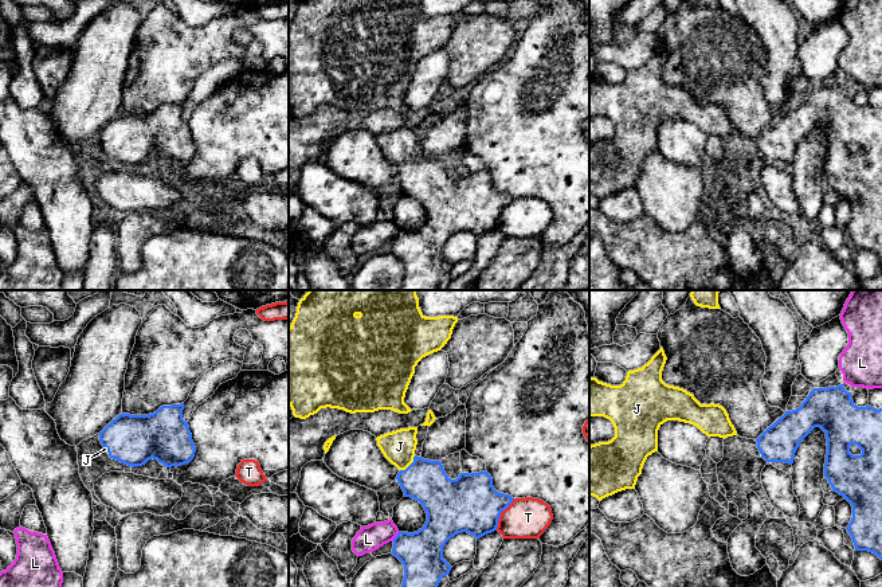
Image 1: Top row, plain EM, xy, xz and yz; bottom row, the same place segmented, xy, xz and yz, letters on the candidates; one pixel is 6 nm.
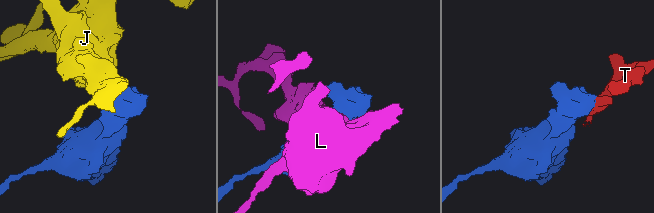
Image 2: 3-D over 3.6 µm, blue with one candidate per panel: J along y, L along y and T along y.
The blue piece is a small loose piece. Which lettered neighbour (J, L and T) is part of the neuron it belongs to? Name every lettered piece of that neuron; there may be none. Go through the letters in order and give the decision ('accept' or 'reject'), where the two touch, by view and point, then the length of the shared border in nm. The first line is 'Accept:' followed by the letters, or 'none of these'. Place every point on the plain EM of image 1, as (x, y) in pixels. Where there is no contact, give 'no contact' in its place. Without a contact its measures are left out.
Accept: J
J: accept; contact xz (410, 164); length 130 nm
L: reject; contact xz (396, 235); length 70 nm
T: reject; contact xz (500, 214); length 220 nm

